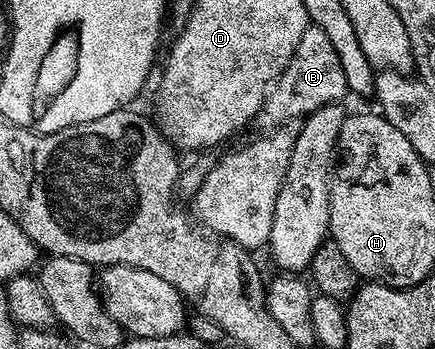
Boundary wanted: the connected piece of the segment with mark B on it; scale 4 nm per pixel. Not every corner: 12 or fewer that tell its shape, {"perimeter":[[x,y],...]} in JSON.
{"perimeter":[[309,26],[267,90],[263,130],[348,95],[329,38]]}

